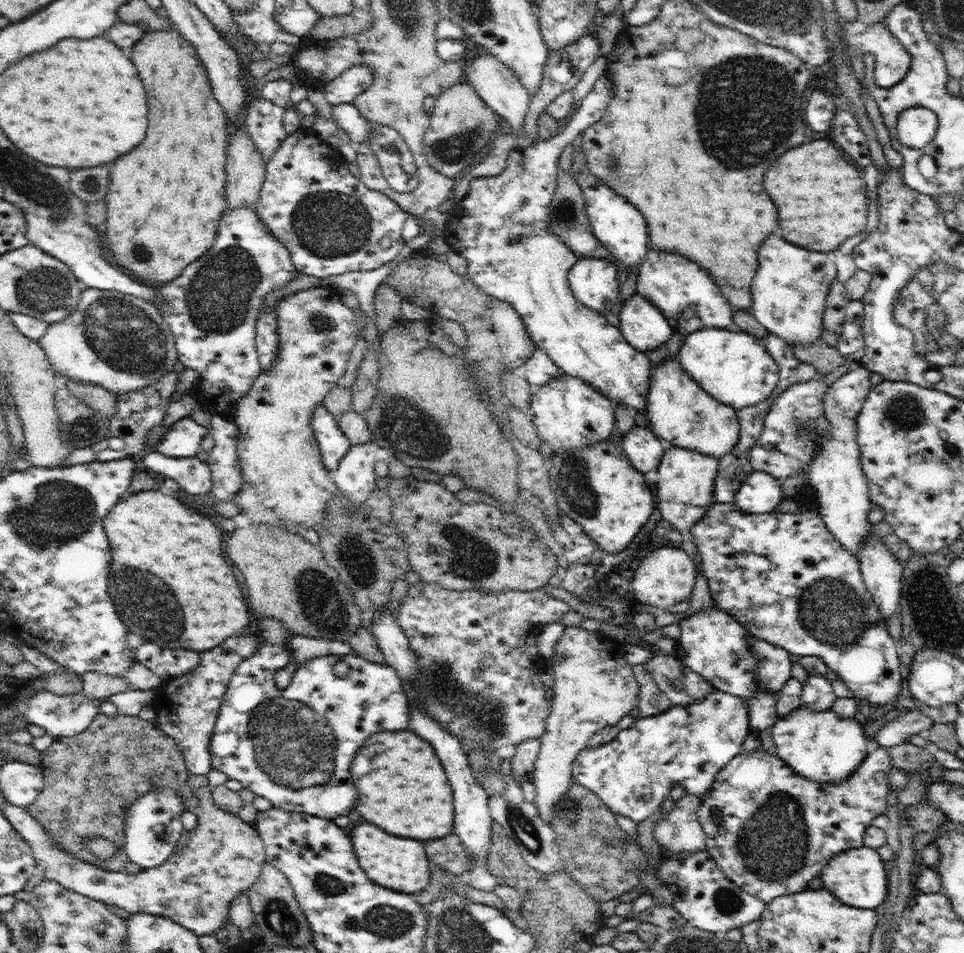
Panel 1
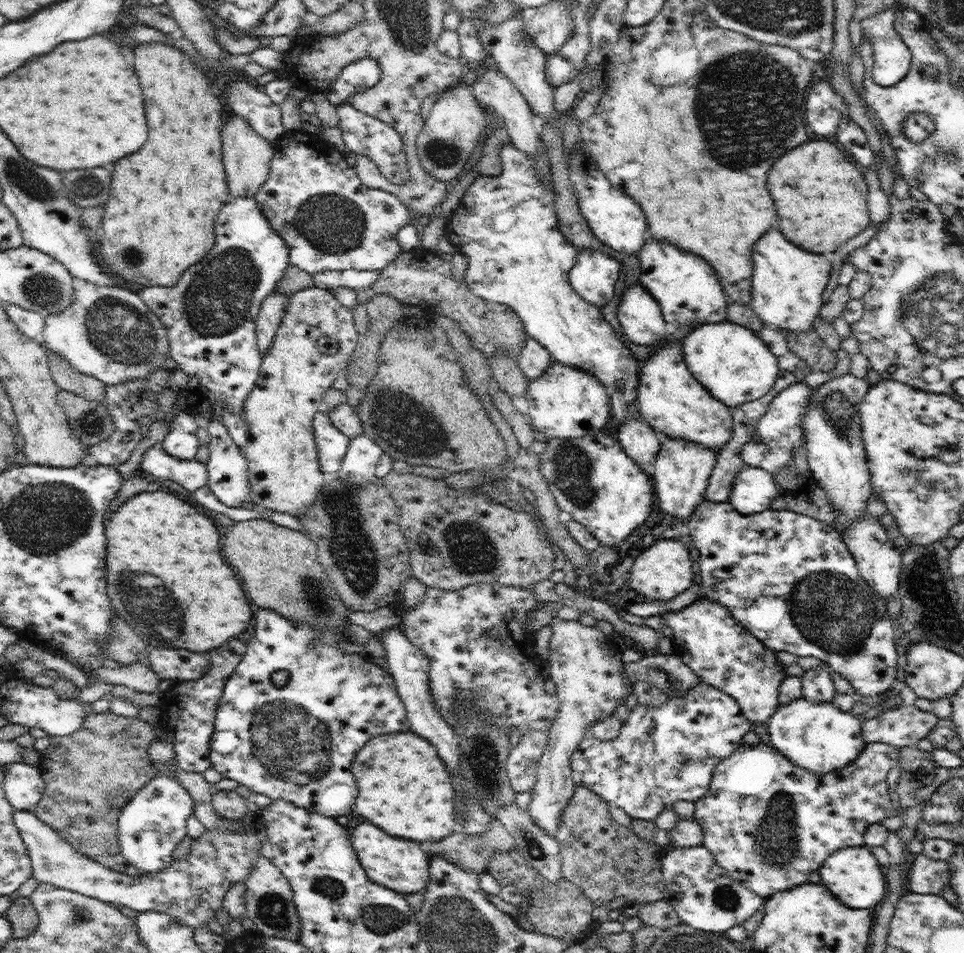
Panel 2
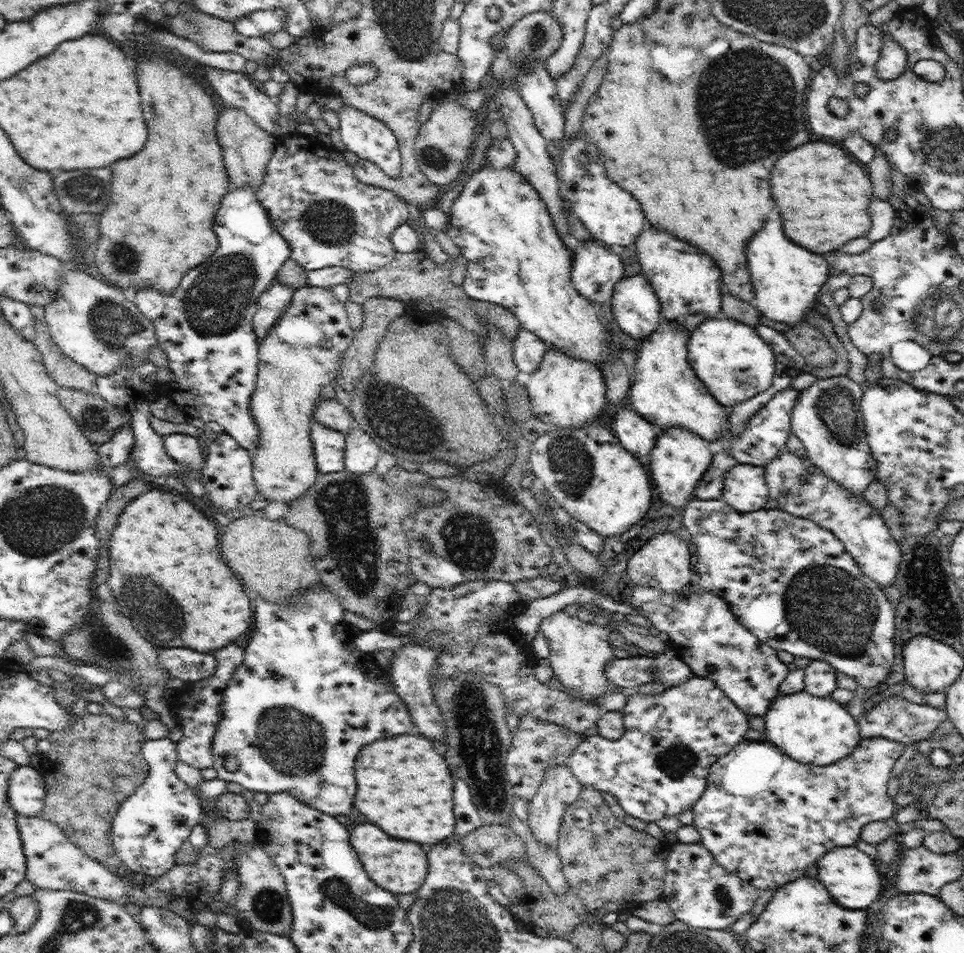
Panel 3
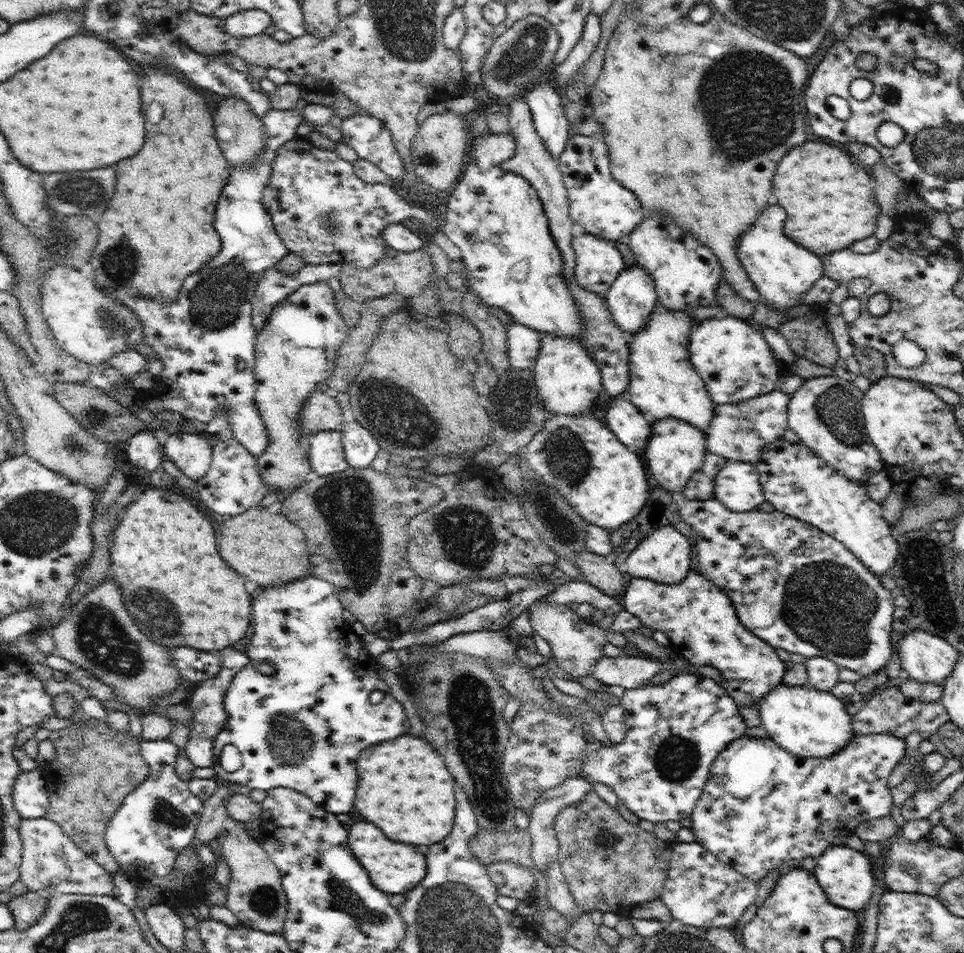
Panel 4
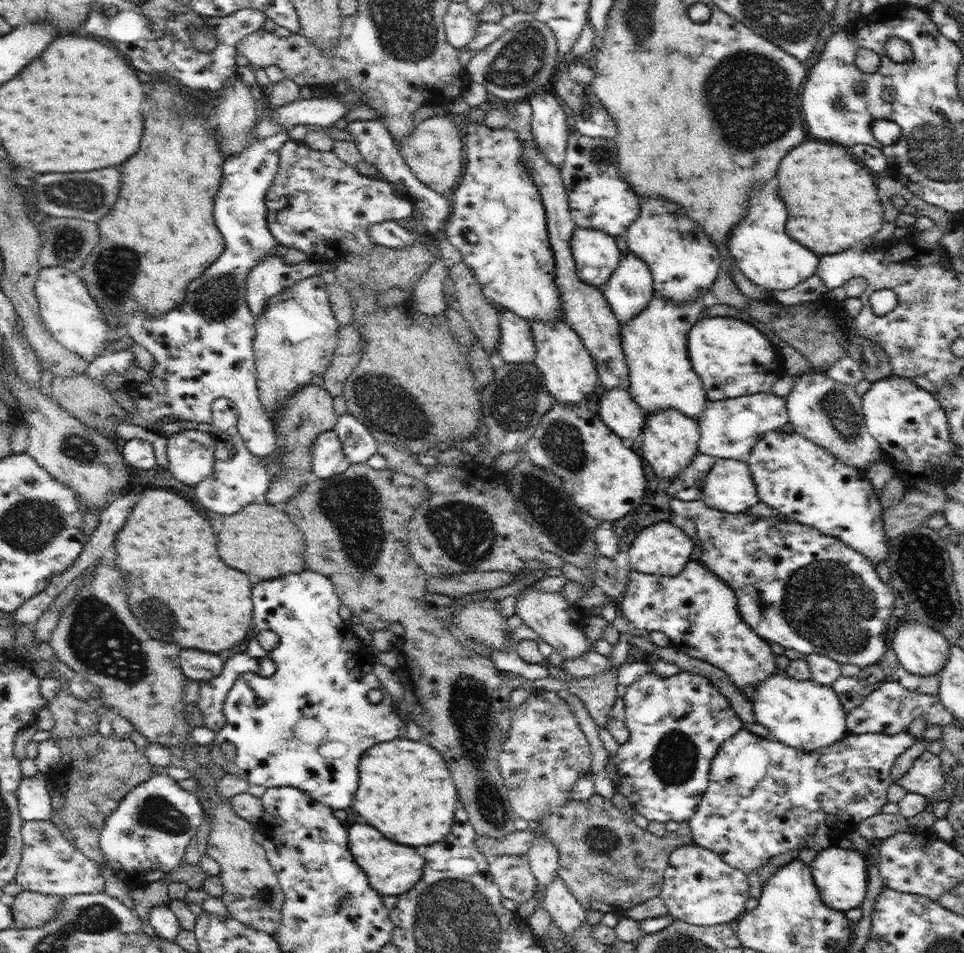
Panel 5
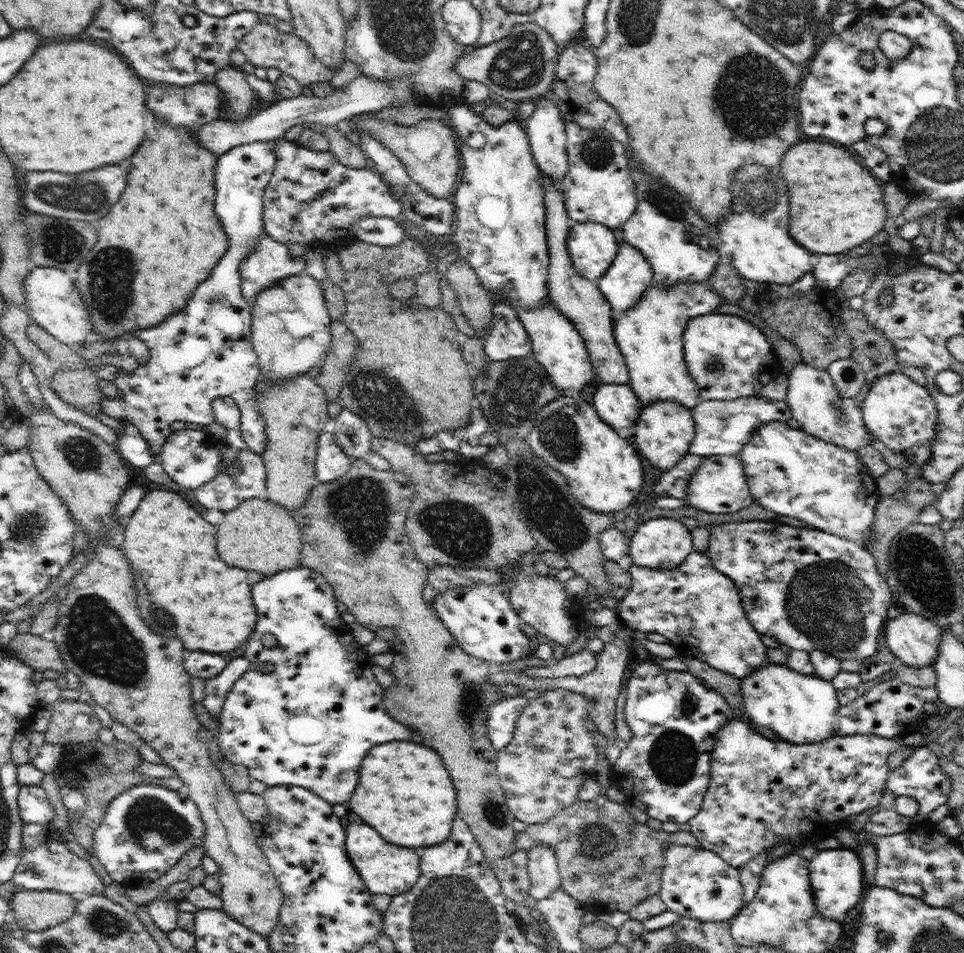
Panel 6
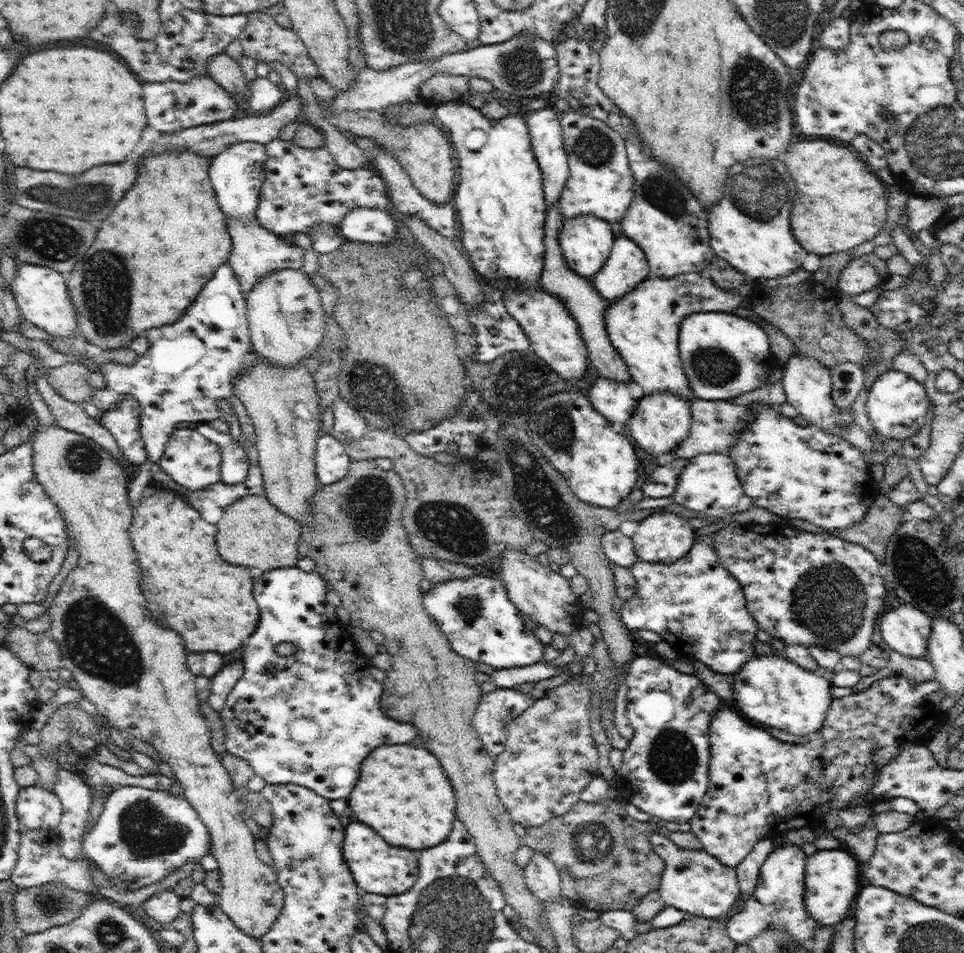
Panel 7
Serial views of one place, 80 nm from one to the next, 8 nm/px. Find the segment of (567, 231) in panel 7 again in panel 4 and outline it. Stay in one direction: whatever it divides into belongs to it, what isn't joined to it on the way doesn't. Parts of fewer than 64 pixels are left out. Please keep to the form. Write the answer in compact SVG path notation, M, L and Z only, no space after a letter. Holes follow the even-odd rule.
M588 232L572 239L575 252L575 279L590 292L604 297L626 267L614 242Z

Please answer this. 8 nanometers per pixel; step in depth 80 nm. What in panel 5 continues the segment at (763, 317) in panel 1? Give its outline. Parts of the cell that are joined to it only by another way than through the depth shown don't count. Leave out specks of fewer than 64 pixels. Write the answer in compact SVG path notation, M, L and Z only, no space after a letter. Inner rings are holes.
M770 180L764 188L754 190L752 200L747 203L750 204L748 214L731 230L725 245L734 264L754 284L768 290L770 295L774 294L774 290L793 289L810 278L817 271L819 256L786 234L784 224L788 212L778 196L776 180Z

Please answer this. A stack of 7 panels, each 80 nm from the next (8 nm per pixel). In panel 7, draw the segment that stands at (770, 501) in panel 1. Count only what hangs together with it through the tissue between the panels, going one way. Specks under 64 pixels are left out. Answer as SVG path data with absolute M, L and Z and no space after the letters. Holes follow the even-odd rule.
M705 452L690 458L679 474L679 481L672 497L673 502L677 502L680 506L716 518L744 512L754 506L752 498L744 492L742 483L737 477L732 457L718 452Z

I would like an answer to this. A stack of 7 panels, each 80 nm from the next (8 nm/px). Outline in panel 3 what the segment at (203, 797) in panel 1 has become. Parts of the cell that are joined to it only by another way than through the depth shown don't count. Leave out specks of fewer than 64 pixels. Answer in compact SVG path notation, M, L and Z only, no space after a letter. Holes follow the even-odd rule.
M17 815L17 827L20 838L23 842L24 854L26 855L26 881L30 881L38 889L48 890L69 890L77 893L84 893L94 898L107 898L115 900L118 903L125 904L130 902L144 906L155 906L156 908L169 908L180 917L184 917L187 921L195 918L195 915L208 907L212 901L212 896L220 892L222 879L226 875L228 869L232 871L237 867L237 854L235 853L235 842L232 841L222 849L216 849L206 844L201 850L197 851L196 860L189 865L175 864L167 874L160 876L158 879L150 879L142 885L136 885L128 882L125 877L112 874L107 866L104 866L96 859L90 858L81 848L78 848L62 831L61 828L54 822L48 819L40 818L39 816L24 816Z

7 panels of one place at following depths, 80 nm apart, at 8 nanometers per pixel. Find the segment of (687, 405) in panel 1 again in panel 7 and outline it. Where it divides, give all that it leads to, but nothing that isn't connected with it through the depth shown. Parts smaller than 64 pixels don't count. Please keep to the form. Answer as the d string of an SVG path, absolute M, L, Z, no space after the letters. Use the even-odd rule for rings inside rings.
M685 272L672 278L648 276L632 292L622 298L613 300L613 302L609 302L609 307L605 314L609 339L624 359L631 380L642 388L644 395L672 393L672 395L683 397L690 403L696 400L692 390L690 390L691 386L684 372L679 351L681 322L689 314L704 310L730 313L731 310L741 305L744 297L748 296L751 291L752 285L753 282L746 279L745 283L735 288L735 290L724 290L716 286L713 280L706 278L701 272Z

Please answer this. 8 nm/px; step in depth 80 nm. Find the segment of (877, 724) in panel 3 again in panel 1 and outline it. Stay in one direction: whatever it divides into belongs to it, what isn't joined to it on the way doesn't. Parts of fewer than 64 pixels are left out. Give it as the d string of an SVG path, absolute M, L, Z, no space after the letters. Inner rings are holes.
M914 709L898 716L896 723L884 724L872 740L875 746L882 747L904 744L904 742L910 742L912 734L925 735L933 724L933 720L928 715L919 709Z

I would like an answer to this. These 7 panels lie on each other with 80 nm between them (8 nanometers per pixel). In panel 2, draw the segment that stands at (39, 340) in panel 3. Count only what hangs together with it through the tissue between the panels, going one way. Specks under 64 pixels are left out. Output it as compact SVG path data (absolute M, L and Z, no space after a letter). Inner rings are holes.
M45 348L50 363L50 370L59 389L68 390L86 400L95 400L105 404L106 385L87 374L77 372L65 358L57 356Z

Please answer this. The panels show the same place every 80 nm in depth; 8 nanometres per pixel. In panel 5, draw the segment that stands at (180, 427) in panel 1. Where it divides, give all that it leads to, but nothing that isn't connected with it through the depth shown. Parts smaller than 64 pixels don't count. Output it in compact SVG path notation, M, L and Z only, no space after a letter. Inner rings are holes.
M198 429L167 436L168 470L176 480L189 486L208 478L215 461L215 437Z

